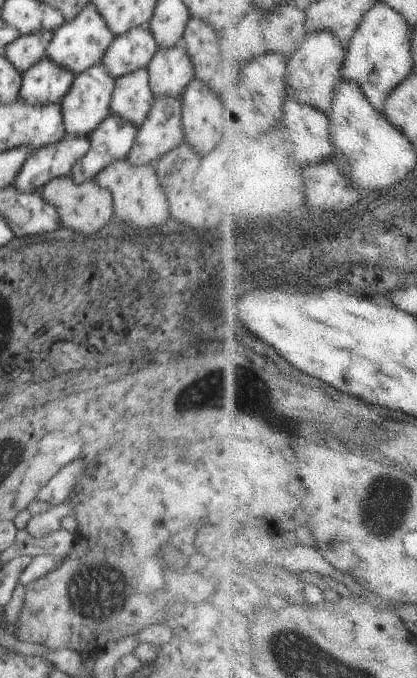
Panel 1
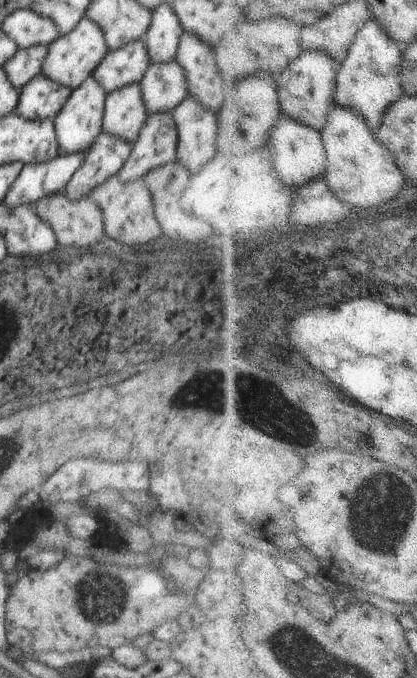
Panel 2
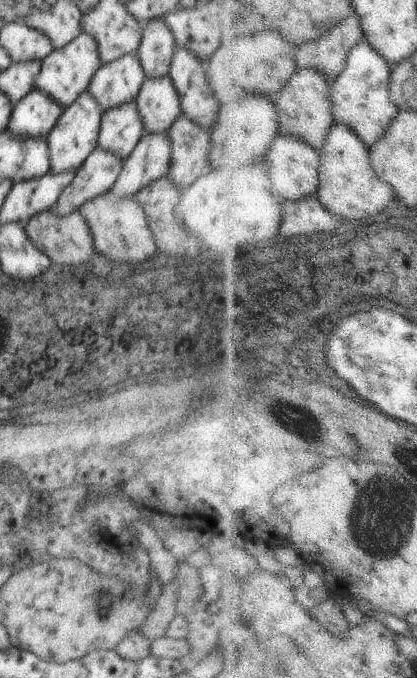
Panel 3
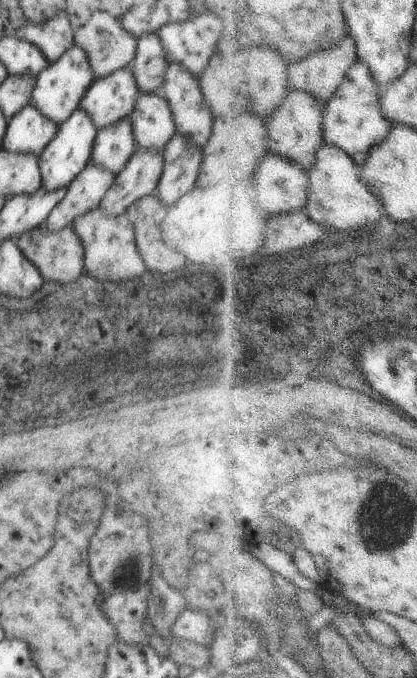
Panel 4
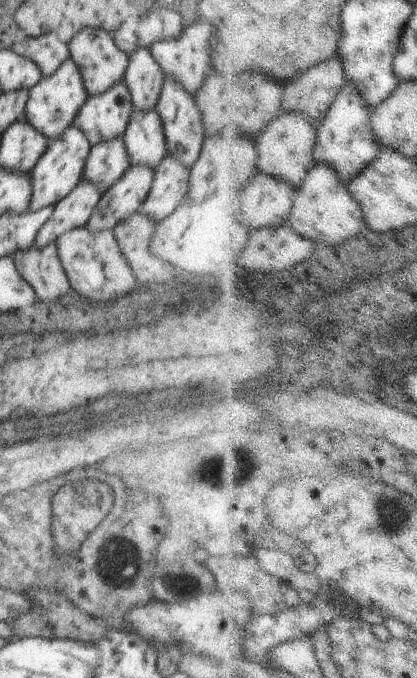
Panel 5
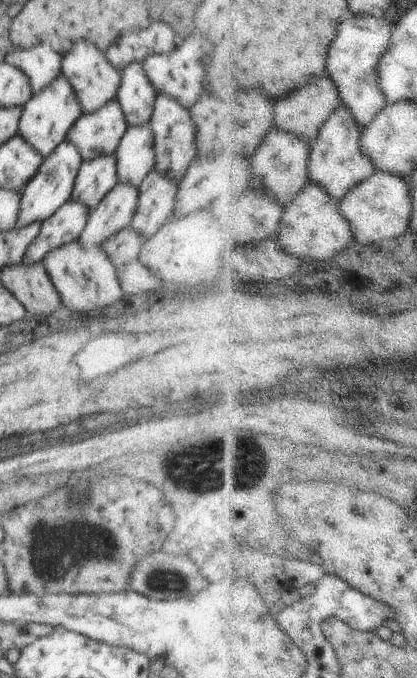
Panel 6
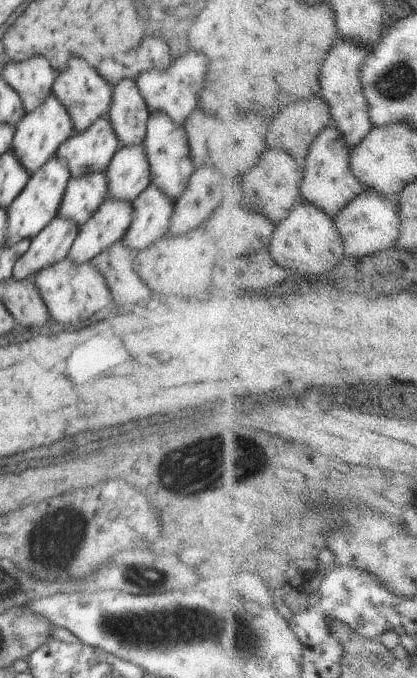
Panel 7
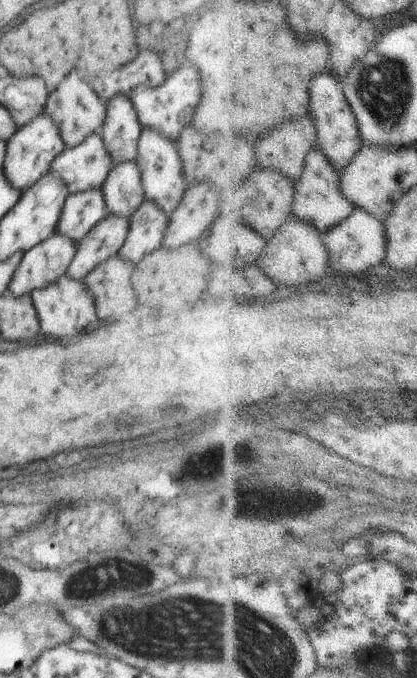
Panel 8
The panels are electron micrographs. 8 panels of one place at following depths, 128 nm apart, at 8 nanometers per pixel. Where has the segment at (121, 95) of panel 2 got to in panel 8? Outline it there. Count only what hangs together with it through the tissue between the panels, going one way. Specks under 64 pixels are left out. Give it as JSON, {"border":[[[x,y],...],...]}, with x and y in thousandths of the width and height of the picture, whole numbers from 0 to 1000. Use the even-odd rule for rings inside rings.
{"border":[[[242,277],[165,285],[137,327],[134,342],[187,360],[194,351],[259,317]]]}

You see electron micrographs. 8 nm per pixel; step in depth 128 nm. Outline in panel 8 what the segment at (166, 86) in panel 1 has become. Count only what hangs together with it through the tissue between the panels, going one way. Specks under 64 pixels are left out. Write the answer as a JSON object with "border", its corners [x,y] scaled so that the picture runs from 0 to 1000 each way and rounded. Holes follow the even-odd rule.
{"border":[[[324,237],[273,242],[242,282],[261,317],[312,324],[348,295],[333,245]]]}

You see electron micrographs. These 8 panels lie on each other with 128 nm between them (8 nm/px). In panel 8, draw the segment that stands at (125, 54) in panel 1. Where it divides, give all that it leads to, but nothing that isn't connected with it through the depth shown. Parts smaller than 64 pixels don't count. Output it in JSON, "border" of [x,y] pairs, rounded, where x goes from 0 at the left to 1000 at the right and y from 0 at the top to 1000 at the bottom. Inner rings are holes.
{"border":[[[235,195],[177,218],[156,218],[125,237],[118,251],[156,268],[168,285],[194,285],[240,279],[271,243],[271,233]]]}

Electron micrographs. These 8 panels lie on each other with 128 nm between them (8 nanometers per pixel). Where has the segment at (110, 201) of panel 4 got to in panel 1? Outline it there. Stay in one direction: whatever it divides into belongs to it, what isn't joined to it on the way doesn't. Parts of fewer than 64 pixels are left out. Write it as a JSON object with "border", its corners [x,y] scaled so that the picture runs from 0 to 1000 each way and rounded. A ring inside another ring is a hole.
{"border":[[[379,143],[350,177],[329,189],[321,212],[305,230],[317,246],[374,239],[441,209],[434,181],[434,147]]]}

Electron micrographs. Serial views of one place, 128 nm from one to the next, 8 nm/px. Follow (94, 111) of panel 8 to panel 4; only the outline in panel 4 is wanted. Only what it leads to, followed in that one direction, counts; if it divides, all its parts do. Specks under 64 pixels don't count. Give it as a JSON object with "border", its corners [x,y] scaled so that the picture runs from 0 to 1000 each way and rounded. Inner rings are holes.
{"border":[[[240,18],[216,27],[175,53],[177,65],[201,72],[211,84],[225,118],[254,115],[271,106],[312,99],[329,72],[329,59],[302,44],[288,41],[288,32],[254,18]]]}

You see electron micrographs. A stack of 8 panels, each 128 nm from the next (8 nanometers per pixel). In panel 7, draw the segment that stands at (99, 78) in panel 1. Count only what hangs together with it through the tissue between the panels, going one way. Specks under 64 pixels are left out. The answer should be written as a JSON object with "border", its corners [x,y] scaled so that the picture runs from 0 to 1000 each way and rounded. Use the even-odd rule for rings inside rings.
{"border":[[[129,227],[91,254],[72,260],[58,280],[19,304],[12,363],[34,363],[48,354],[82,353],[91,342],[106,339],[134,322],[168,265],[168,251],[158,245],[158,236],[144,236],[139,227]]]}

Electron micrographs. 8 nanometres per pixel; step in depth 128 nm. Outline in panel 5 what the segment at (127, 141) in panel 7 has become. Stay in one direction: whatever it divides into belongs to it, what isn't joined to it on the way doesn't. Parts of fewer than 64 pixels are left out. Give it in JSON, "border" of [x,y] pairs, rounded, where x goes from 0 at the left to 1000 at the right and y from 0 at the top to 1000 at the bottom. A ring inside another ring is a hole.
{"border":[[[326,72],[312,78],[293,121],[312,137],[321,162],[369,161],[396,117],[396,109],[357,72]]]}

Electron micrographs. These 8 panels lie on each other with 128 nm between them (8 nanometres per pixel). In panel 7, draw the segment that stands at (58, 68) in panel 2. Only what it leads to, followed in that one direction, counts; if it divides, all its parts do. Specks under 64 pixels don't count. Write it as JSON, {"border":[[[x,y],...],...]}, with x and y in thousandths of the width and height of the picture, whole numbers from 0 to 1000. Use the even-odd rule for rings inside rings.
{"border":[[[120,136],[96,156],[53,171],[36,189],[26,221],[53,239],[53,248],[67,257],[84,257],[129,227],[137,227],[139,218],[175,196],[177,183],[173,183],[173,174],[163,168],[163,159],[153,159],[153,153]]]}

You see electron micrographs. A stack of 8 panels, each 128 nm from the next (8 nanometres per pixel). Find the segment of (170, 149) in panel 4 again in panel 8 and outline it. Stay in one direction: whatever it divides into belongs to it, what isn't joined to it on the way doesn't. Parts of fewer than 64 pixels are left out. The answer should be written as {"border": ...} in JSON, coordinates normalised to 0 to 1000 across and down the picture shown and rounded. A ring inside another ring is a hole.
{"border":[[[350,296],[312,322],[309,341],[281,376],[312,386],[336,386],[345,378],[386,366],[400,341],[403,317],[365,296]]]}

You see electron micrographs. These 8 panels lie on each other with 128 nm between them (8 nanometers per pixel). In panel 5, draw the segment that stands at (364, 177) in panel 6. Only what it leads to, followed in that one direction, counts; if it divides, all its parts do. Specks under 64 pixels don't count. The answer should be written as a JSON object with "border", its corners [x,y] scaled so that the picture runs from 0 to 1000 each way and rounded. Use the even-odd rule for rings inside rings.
{"border":[[[835,119],[832,127],[806,146],[803,156],[787,167],[787,174],[763,192],[763,211],[755,221],[758,245],[801,245],[830,273],[842,273],[859,264],[909,233],[916,223],[916,215],[899,202],[890,181],[892,171],[897,167],[880,158],[861,130],[851,122]]]}

